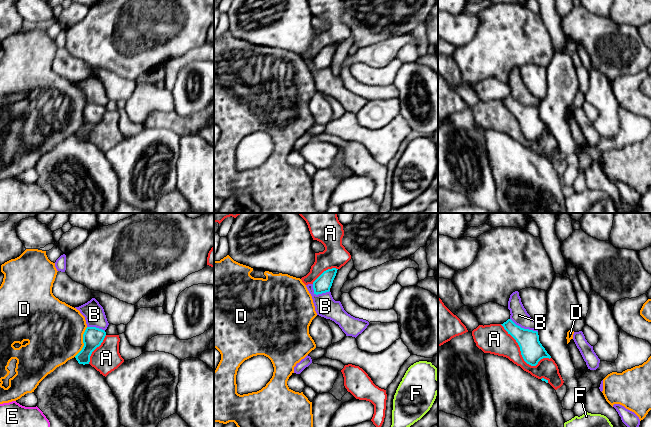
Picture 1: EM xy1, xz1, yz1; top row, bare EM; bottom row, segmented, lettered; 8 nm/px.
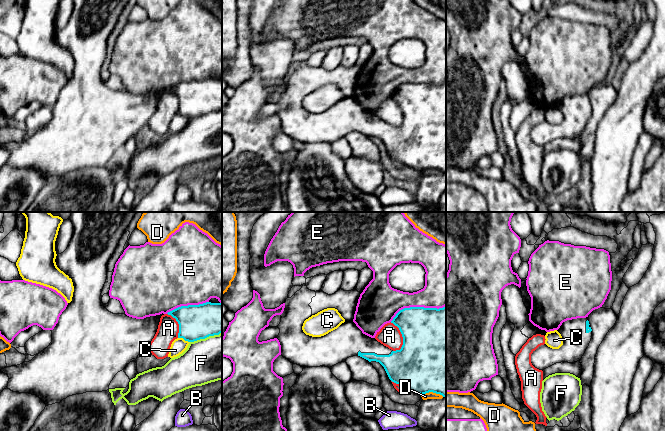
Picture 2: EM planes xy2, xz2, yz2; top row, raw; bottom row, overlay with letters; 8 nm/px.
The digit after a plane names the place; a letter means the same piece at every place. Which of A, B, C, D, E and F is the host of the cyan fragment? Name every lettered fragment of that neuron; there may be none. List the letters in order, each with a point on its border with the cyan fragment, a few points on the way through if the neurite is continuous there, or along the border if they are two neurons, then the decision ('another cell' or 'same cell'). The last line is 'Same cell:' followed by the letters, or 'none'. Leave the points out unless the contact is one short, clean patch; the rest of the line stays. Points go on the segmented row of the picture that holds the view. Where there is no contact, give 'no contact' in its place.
A: meets cyan in yz1 at (521, 354); another cell
B: meets cyan in yz1 at (523, 328); border along yz1 (510, 318), (521, 327), (537, 332); another cell
C: meets cyan in xy2 at (184, 339); border along xy2 (178, 337), (189, 342); another cell
D: meets cyan in xy1 at (83, 342); another cell
E: meets cyan in xz2 at (417, 307); another cell
F: meets cyan in xy2 at (205, 337); another cell
Same cell: none

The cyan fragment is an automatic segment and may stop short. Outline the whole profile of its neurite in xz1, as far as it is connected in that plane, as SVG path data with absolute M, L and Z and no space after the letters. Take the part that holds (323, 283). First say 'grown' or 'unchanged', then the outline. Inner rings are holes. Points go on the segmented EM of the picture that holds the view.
unchanged; M336 268L326 270L313 282L314 294L318 295L330 291L337 270Z

